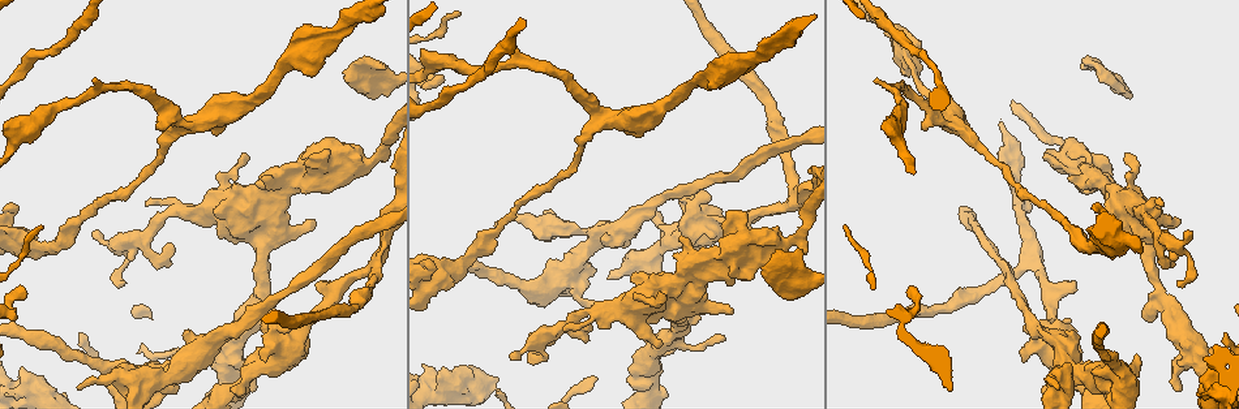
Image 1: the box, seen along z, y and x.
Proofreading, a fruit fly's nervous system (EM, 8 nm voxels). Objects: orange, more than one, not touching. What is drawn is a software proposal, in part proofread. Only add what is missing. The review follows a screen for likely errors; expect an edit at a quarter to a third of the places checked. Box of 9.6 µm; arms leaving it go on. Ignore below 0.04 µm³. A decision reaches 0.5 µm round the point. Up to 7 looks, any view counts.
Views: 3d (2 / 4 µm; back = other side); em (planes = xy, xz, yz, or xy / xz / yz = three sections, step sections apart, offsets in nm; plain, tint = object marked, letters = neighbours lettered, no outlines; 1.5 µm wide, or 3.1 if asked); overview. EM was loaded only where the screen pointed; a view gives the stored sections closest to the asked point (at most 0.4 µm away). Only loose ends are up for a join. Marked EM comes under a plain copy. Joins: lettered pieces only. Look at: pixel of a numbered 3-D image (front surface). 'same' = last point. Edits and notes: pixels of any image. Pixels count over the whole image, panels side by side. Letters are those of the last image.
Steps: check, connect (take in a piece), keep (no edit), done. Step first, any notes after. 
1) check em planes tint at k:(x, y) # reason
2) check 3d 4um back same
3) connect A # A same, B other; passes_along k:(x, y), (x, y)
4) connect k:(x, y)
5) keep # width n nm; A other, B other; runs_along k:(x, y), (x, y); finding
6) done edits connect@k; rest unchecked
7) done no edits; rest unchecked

check em yz step 8 letters at 1:(876, 77) # an open end

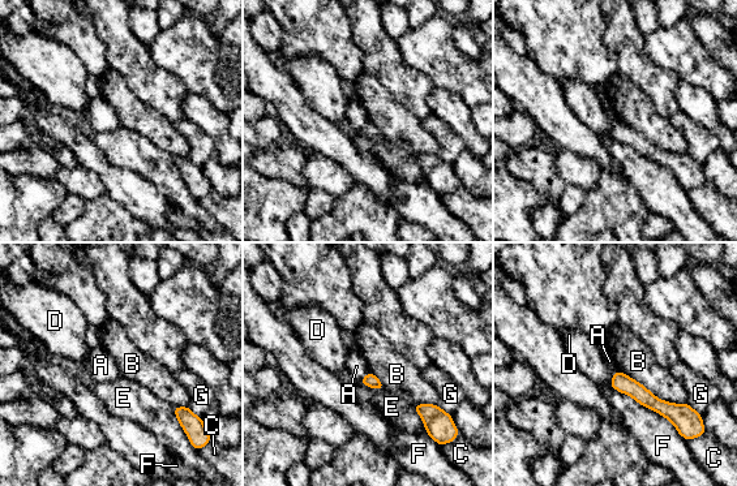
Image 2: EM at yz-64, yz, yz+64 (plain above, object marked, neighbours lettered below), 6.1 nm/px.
keep # A other, B other, C other, D other, E other, F other, G other; no lettered piece goes on from it

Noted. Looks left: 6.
check 3d 4um back at 1:(694, 198) # free end

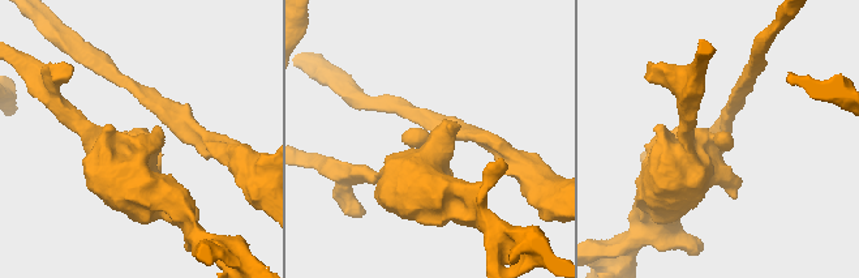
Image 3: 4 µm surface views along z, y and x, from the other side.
check em yz step 4 tint at 3:(718, 136) # need the tissue

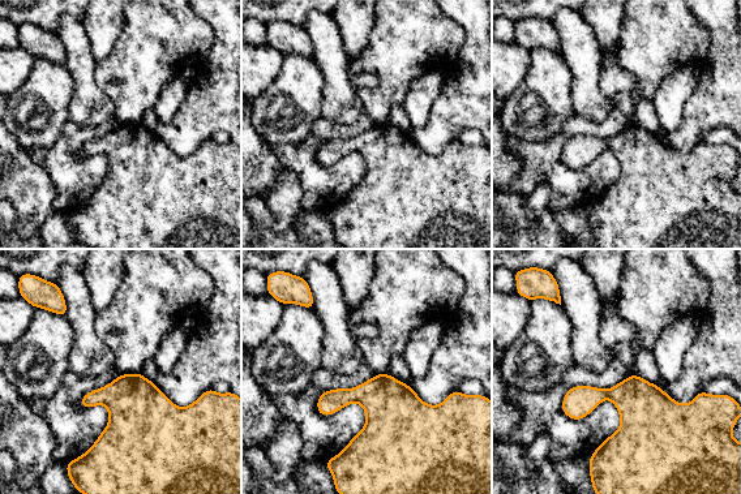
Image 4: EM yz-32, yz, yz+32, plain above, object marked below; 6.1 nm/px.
check em xz step 8 letters same # another direction

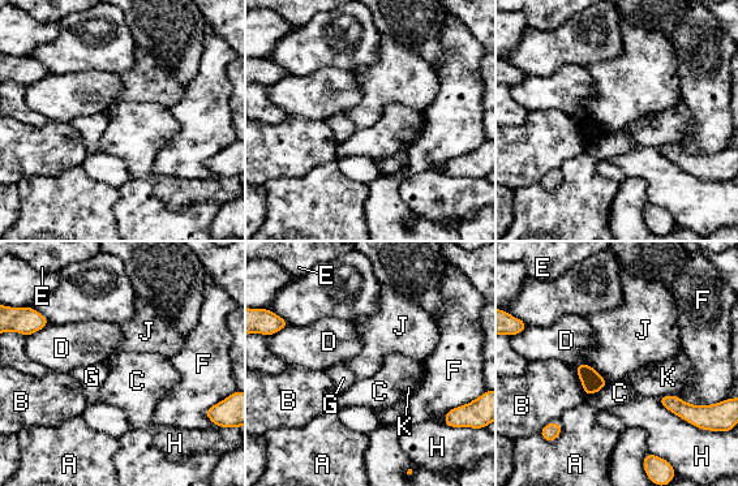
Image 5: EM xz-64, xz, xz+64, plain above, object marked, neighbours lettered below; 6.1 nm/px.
keep # A other, B other, C other, D other, E other, F other, G other, H other, J other, K other; border 5:(584, 362), (608, 381); no lettered piece goes on from it

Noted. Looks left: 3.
check 3d 4um at 1:(242, 154) # free end

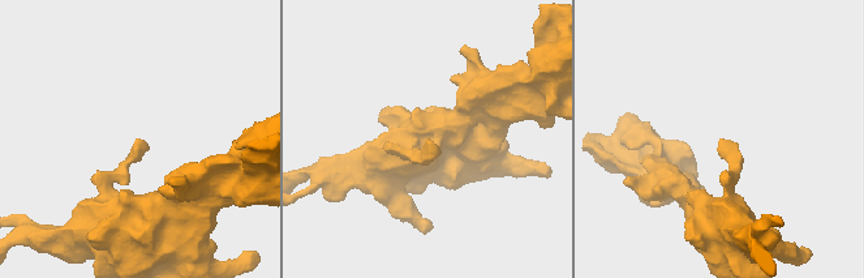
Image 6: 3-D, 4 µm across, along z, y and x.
check em planes letters at 6:(136, 140) # now the EM

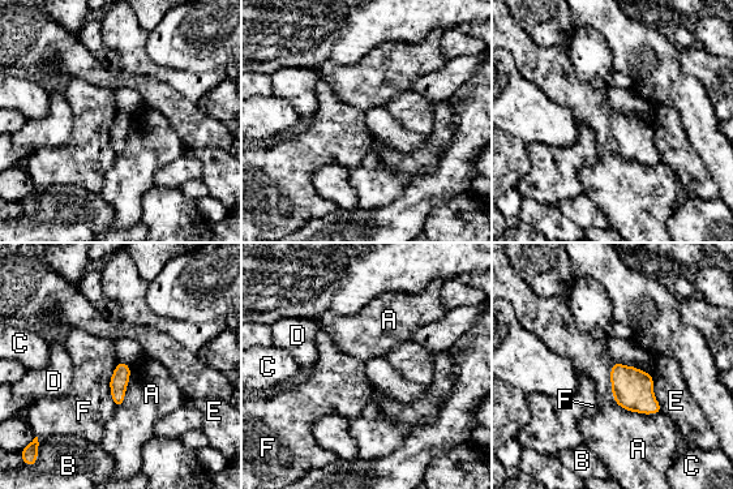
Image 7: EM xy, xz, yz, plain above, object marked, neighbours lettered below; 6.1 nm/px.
keep # A other, B other, C other, D other, E other, F other; border 7:(118, 361), (110, 380), (116, 407); none of them fits

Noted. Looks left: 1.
done no edits; rest unchecked

